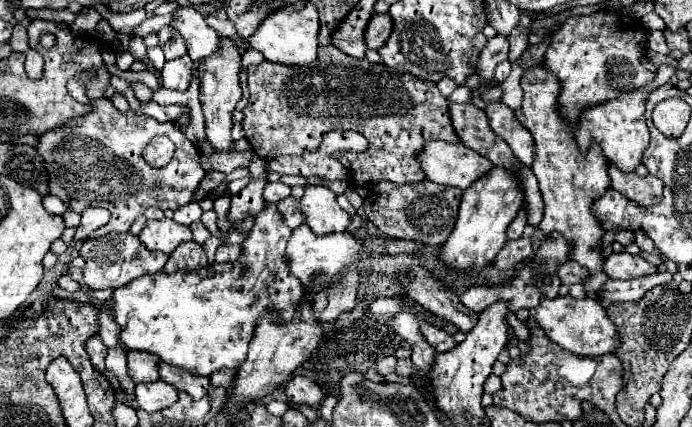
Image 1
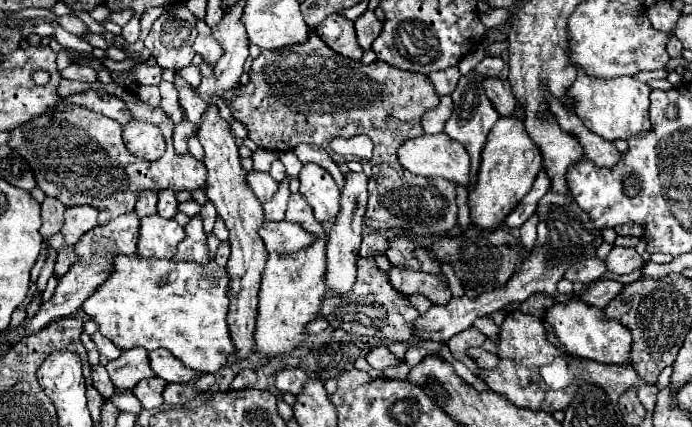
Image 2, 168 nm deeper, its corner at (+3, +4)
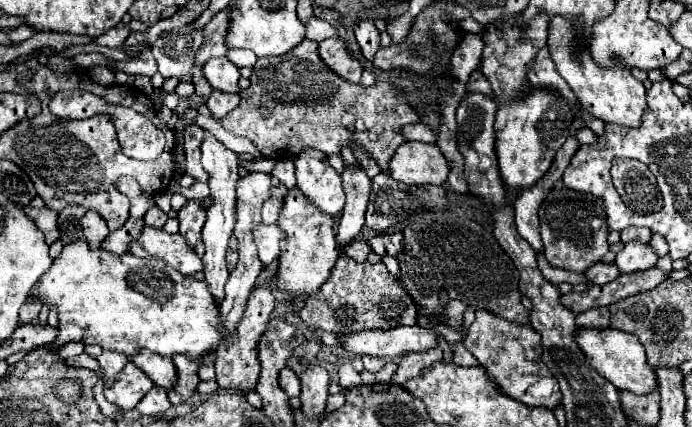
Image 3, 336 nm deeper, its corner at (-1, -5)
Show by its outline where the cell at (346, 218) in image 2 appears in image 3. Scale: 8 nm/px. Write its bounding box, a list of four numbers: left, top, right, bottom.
[338,166,370,244]

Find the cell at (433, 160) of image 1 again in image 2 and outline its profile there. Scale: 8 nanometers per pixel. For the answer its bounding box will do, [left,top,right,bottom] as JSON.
[398,133,470,187]

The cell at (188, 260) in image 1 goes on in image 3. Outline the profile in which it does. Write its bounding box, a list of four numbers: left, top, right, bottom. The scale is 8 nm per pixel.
[178,198,206,256]

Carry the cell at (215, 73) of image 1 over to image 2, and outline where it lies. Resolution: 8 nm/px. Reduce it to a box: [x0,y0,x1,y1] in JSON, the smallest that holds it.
[196,103,268,363]

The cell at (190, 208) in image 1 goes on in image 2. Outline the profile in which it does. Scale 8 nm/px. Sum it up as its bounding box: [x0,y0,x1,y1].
[156,189,178,219]

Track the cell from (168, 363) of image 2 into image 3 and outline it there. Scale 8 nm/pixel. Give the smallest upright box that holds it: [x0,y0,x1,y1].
[130,350,176,390]

